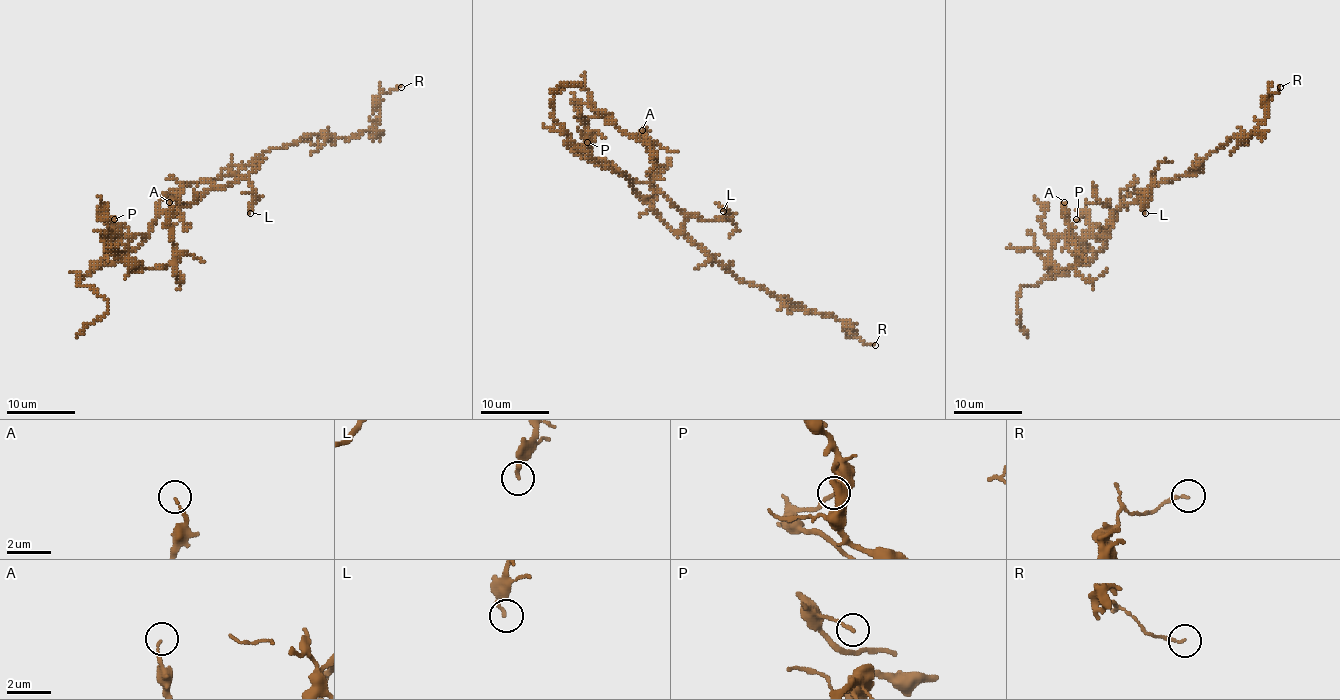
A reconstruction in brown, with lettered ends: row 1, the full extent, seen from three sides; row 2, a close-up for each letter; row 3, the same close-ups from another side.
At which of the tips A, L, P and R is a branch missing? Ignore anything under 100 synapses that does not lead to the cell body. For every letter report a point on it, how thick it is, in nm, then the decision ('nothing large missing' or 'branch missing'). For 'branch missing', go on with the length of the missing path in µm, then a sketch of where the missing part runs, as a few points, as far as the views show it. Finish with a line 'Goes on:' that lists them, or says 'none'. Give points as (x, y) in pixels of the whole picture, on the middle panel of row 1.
A: place (642, 130); calibre 110 nm; nothing large missing
L: place (723, 211); calibre 150 nm; nothing large missing
P: place (587, 142); calibre 160 nm; nothing large missing
R: place (875, 345); calibre 120 nm; nothing large missing
Goes on: none

